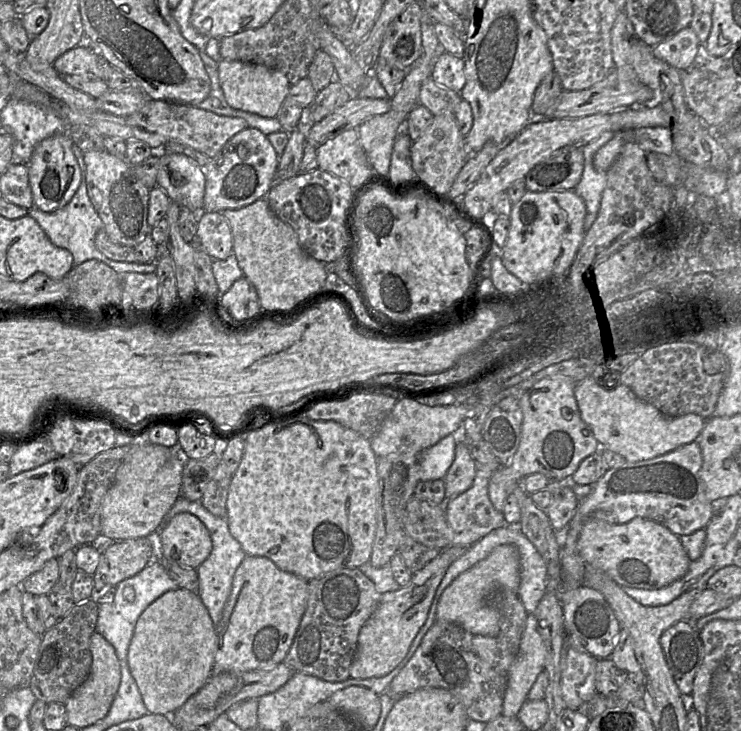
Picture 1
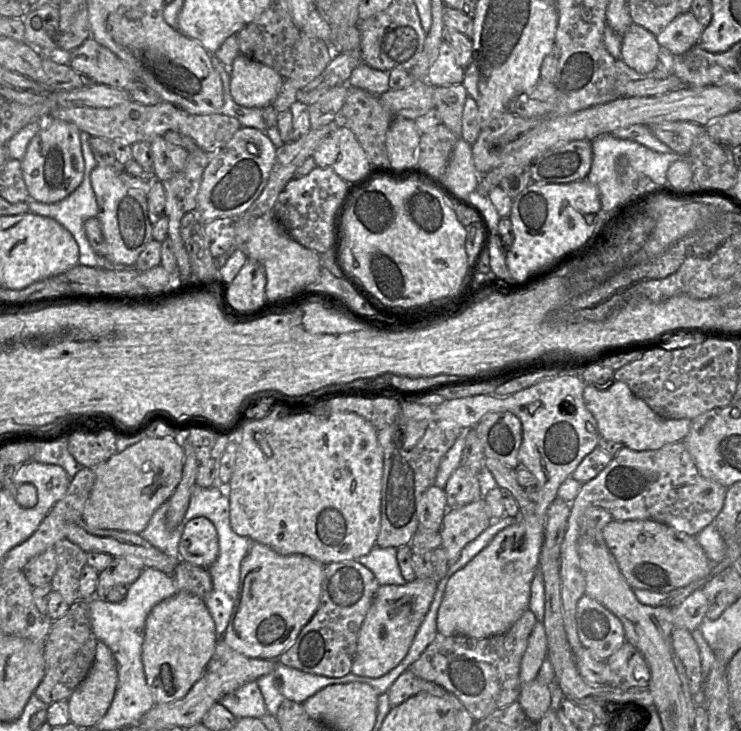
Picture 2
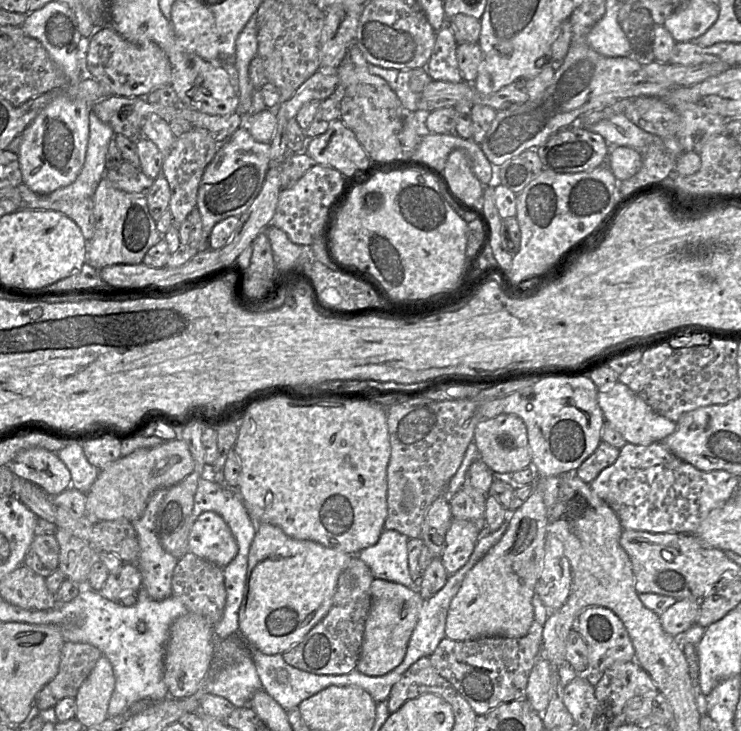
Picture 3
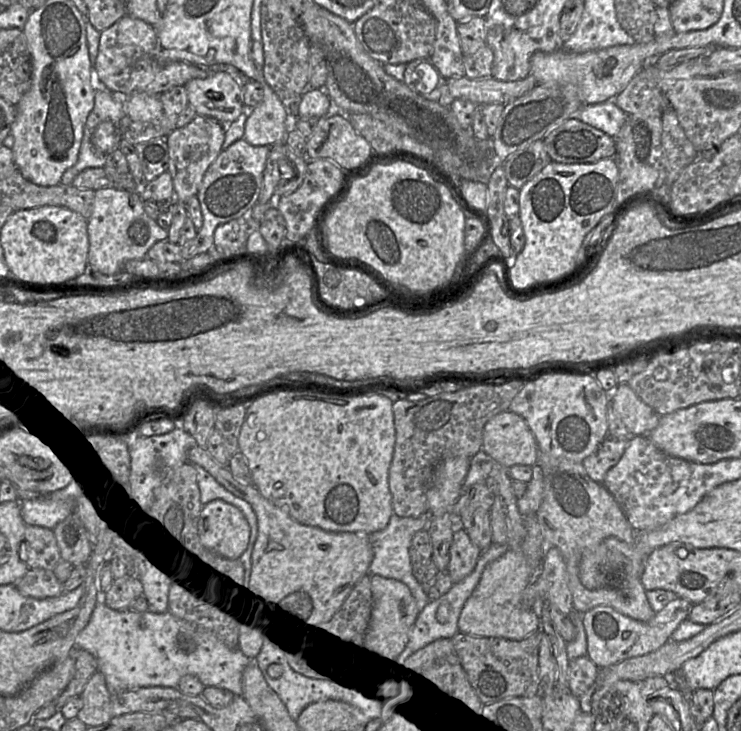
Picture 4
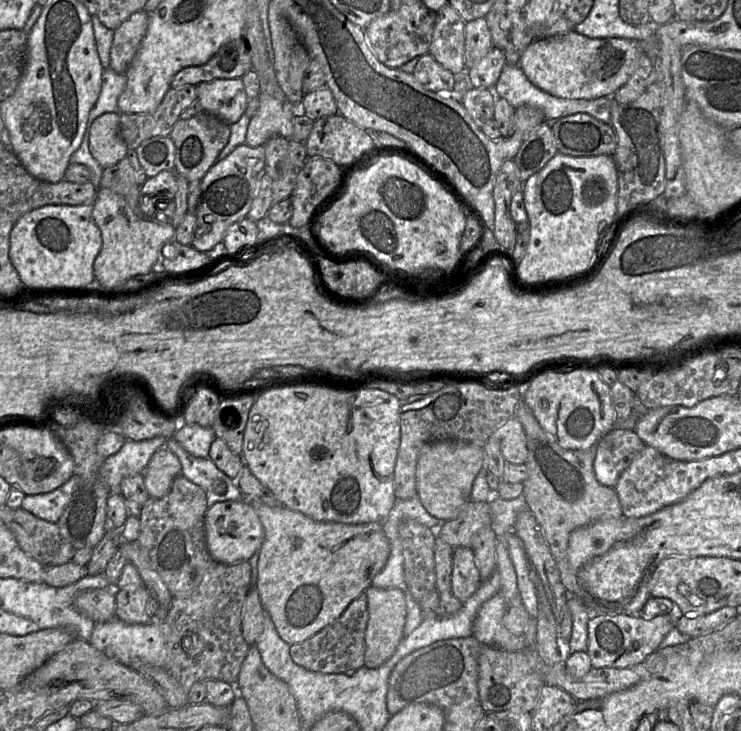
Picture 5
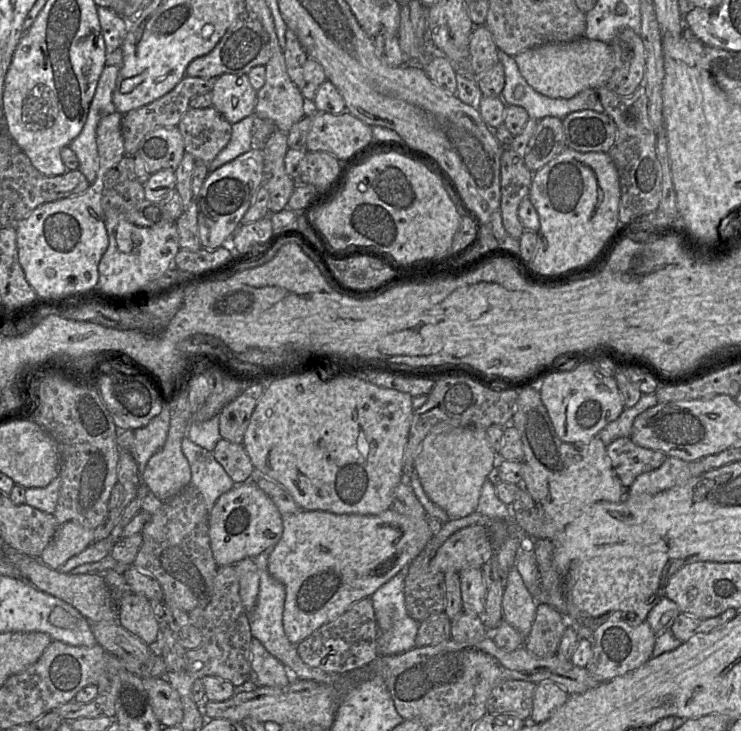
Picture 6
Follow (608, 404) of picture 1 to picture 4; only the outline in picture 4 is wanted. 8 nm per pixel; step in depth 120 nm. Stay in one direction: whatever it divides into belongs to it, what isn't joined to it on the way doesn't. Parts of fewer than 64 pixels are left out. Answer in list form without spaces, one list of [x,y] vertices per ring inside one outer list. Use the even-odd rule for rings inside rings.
[[[617,384],[610,393],[610,404],[630,436],[647,435],[656,428],[661,418],[635,394],[628,384]]]

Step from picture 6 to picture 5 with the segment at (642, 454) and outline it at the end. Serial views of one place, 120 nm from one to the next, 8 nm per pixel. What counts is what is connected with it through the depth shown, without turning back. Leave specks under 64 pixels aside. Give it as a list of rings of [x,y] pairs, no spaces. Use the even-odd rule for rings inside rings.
[[[634,430],[608,431],[596,444],[593,470],[597,481],[614,488],[620,474],[645,445]]]

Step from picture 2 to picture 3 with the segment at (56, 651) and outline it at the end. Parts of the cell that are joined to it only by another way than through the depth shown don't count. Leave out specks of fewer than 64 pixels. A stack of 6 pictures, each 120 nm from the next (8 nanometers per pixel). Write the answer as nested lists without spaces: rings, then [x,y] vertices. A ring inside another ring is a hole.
[[[65,641],[58,673],[36,696],[38,709],[42,711],[54,707],[66,697],[74,698],[101,655],[94,645]]]

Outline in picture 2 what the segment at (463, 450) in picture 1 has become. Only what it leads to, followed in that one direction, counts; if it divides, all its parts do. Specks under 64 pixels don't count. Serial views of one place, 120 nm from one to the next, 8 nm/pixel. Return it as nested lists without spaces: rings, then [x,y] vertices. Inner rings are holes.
[[[461,464],[452,472],[444,487],[448,508],[458,508],[481,497],[477,478]]]

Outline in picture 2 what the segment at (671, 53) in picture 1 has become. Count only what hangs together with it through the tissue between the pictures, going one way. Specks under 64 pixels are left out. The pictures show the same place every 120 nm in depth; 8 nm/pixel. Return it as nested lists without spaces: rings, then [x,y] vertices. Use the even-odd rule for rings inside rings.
[[[688,11],[677,16],[656,38],[660,47],[677,56],[699,45],[704,29],[692,12]]]

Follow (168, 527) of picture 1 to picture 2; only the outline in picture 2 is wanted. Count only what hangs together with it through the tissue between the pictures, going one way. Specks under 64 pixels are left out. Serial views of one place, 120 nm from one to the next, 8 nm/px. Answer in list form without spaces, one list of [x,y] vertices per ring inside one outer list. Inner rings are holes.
[[[206,517],[191,519],[185,526],[178,545],[182,561],[202,568],[210,567],[218,557],[218,534]]]

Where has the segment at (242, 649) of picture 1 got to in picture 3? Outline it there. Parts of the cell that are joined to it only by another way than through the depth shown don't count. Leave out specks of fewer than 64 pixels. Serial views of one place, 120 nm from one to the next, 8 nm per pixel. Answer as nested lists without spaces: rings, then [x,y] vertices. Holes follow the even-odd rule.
[[[257,523],[258,530],[248,553],[243,598],[238,612],[240,637],[253,649],[265,654],[282,654],[301,641],[331,607],[340,573],[354,554],[326,547],[312,540],[299,540],[271,523]]]

